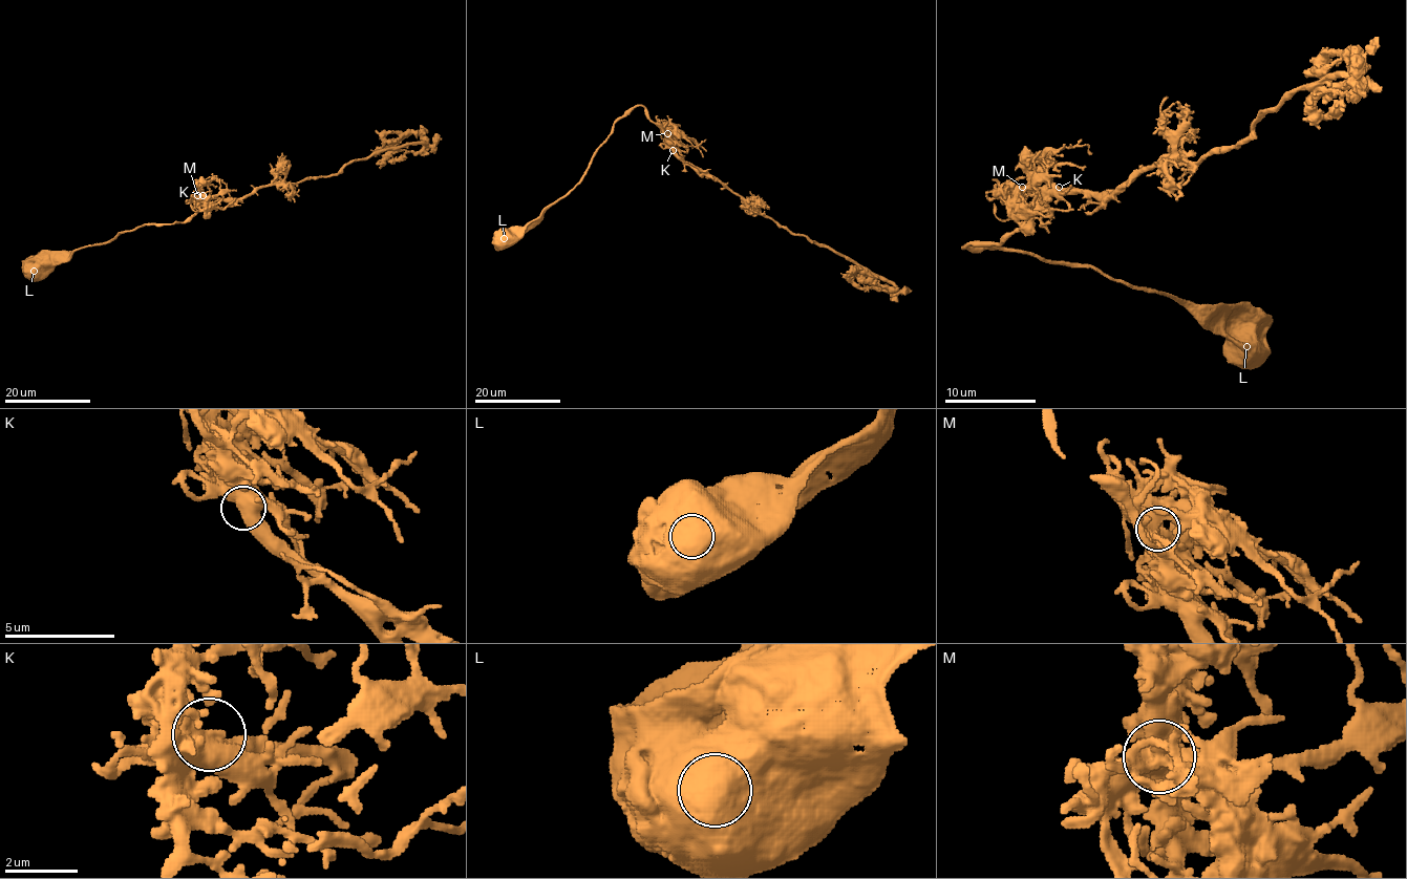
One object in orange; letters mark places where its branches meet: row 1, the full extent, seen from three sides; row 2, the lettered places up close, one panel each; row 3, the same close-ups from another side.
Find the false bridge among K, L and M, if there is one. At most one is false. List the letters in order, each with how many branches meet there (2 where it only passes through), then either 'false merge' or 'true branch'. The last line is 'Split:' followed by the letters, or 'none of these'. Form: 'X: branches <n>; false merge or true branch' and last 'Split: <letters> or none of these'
K: branches 3; true branch
L: branches 1; true branch
M: branches 2; true branch
Split: none of these

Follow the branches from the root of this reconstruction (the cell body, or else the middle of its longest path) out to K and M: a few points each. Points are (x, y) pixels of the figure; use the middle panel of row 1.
K: (504, 238), (518, 235), (573, 188), (613, 126), (635, 107), (644, 108), (673, 150)
M: (504, 238), (518, 235), (573, 188), (613, 126), (635, 107), (641, 105), (668, 137), (667, 133)

